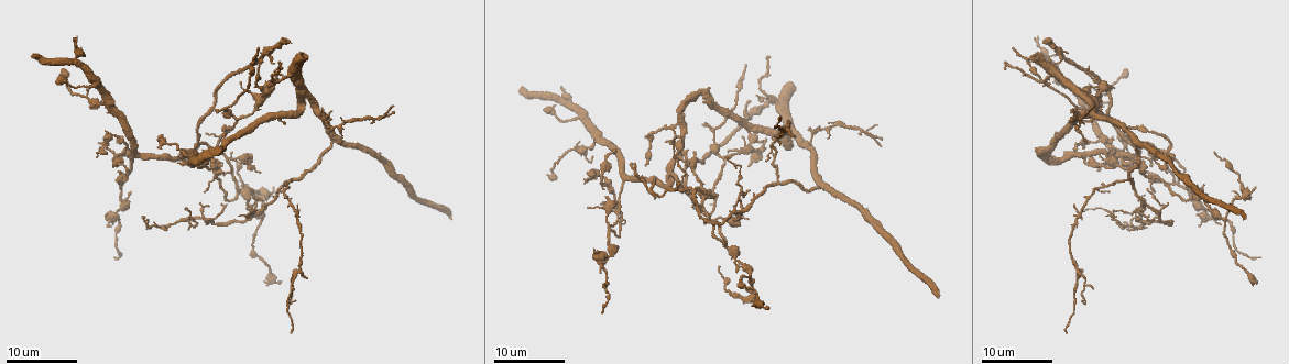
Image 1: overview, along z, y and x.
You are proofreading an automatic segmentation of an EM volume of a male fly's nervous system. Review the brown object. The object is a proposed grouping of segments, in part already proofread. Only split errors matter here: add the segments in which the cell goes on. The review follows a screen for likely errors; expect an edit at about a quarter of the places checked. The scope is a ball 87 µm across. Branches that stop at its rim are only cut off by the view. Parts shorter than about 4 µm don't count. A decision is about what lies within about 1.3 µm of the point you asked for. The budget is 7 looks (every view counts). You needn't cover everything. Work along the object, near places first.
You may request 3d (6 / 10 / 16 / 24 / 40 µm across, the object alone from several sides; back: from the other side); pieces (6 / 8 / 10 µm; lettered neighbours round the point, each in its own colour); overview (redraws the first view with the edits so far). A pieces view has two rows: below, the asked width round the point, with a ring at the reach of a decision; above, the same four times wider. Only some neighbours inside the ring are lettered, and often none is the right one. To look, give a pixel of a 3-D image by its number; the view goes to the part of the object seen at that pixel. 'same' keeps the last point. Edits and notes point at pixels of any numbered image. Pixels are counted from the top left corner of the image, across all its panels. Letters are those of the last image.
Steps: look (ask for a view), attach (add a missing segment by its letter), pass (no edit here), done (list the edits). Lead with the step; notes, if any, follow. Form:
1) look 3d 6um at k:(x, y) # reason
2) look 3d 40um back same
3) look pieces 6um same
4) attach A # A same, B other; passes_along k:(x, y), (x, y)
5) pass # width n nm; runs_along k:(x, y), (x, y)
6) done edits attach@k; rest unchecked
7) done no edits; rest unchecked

look 3d 16um at 1:(646, 166) # branch stops here

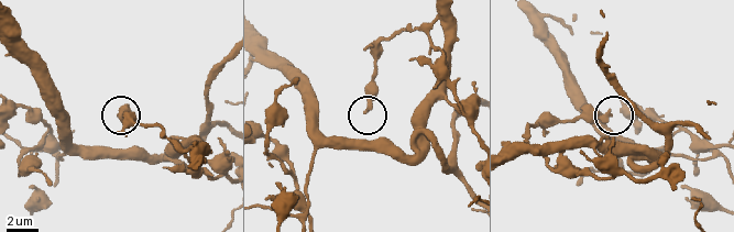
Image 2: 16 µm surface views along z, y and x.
look 3d 10um at 2:(366, 111)

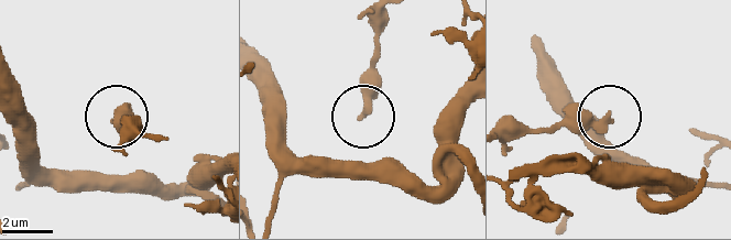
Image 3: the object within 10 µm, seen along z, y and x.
look pieces 6um at 3:(363, 116)

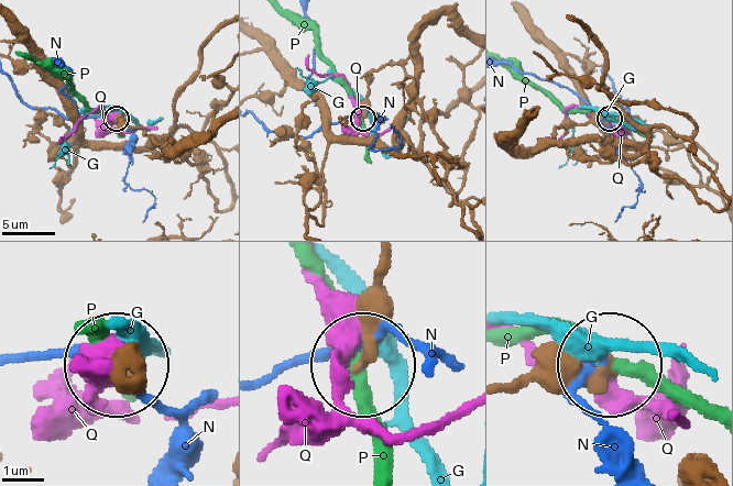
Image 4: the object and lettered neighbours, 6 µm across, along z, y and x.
pass # width 330 nm; G other, N other, P other, Q other; runs_along 4:(513, 385), (604, 367); no lettered segment goes on from it

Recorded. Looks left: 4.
look 3d 16um at 1:(779, 117) # long arm stops here

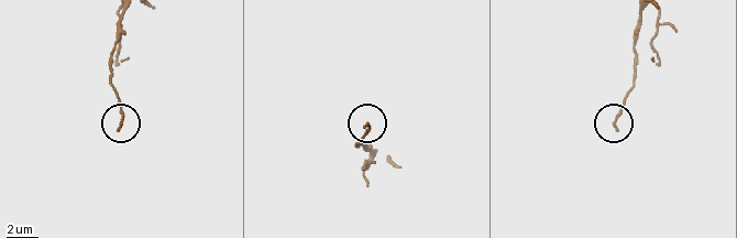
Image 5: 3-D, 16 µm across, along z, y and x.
look 3d 10um at 5:(117, 129) # closer look

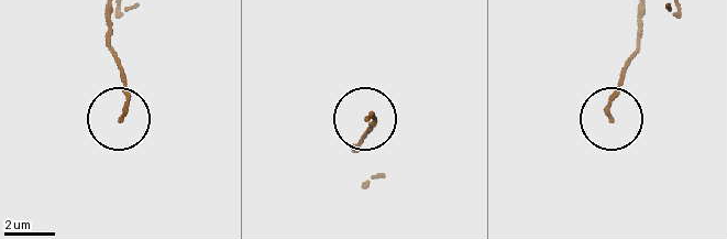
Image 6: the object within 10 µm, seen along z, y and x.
look pieces 8um at 6:(371, 117)

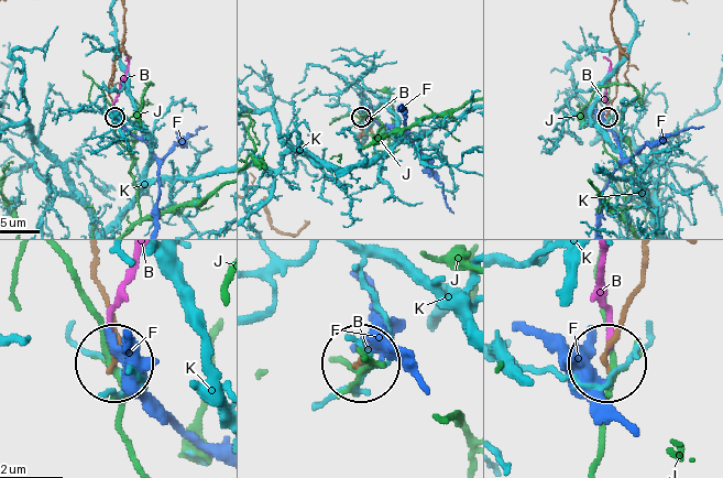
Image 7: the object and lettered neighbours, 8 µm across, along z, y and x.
pass # width 140 nm; B other, F other, J other, K other; runs_along 7:(648, 260), (609, 360); no lettered segment goes on from it

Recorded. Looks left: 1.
done no edits; rest unchecked

